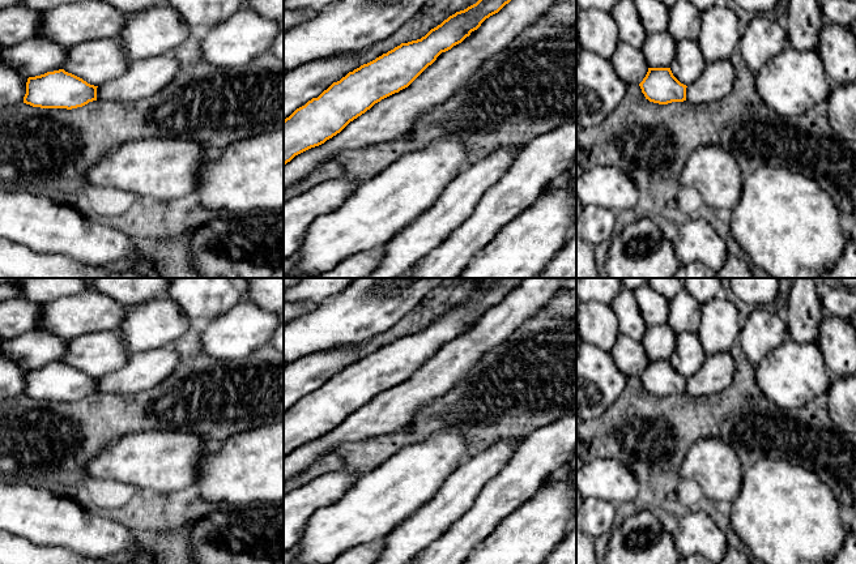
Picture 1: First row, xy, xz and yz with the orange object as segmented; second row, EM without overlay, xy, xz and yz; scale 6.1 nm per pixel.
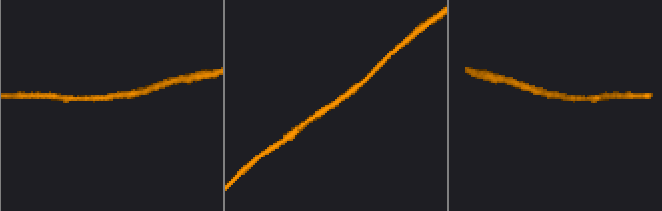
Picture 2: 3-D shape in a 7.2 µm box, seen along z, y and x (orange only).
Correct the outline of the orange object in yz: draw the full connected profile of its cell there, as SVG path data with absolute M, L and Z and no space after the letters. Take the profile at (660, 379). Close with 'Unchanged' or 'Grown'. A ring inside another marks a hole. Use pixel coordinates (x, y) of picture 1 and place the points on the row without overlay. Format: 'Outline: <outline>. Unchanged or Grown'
Outline: M648 360L639 376L646 392L659 397L686 393L686 377L681 376L670 360Z. Unchanged

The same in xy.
Outline: M64 362L29 369L24 396L41 401L77 401L97 393L97 380Z. Unchanged

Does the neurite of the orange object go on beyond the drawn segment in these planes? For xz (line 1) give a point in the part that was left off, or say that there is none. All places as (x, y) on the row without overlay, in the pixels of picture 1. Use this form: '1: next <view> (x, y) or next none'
1: next none

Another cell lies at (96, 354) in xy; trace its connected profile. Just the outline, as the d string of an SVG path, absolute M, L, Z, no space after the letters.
M116 329L74 338L63 362L98 379L124 367L132 355L133 352L127 349L122 333Z

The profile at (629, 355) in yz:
M618 333L610 356L626 377L639 377L648 364L647 354L639 341Z

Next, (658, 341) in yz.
M668 324L647 328L640 343L648 360L670 360L674 351L676 336Z

